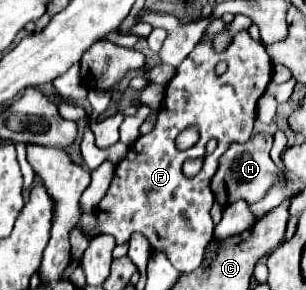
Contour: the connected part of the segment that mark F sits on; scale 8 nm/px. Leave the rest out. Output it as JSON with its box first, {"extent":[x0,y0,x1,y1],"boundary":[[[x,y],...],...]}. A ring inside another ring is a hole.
{"extent":[94,19,272,273],"boundary":[[[212,19],[206,29],[208,41],[198,43],[176,69],[176,75],[166,87],[156,127],[148,135],[138,137],[128,149],[128,155],[116,165],[116,175],[106,197],[98,203],[98,227],[94,229],[98,235],[108,233],[116,237],[116,243],[126,243],[134,231],[140,231],[152,241],[148,235],[150,229],[160,239],[160,249],[168,255],[170,263],[182,273],[202,265],[204,249],[212,241],[214,223],[210,207],[214,195],[210,191],[210,179],[214,169],[218,169],[218,157],[226,153],[230,143],[245,143],[250,139],[256,119],[256,101],[272,75],[272,61],[266,47],[254,41],[248,31],[240,31],[222,53],[214,51],[212,37],[222,27],[222,19]],[[220,61],[226,61],[228,69],[216,75],[216,65]],[[190,125],[198,127],[200,139],[190,149],[182,151],[176,147],[176,137]],[[212,143],[214,147],[210,149]],[[194,157],[204,159],[202,171],[194,177],[186,177],[182,164]]]}

